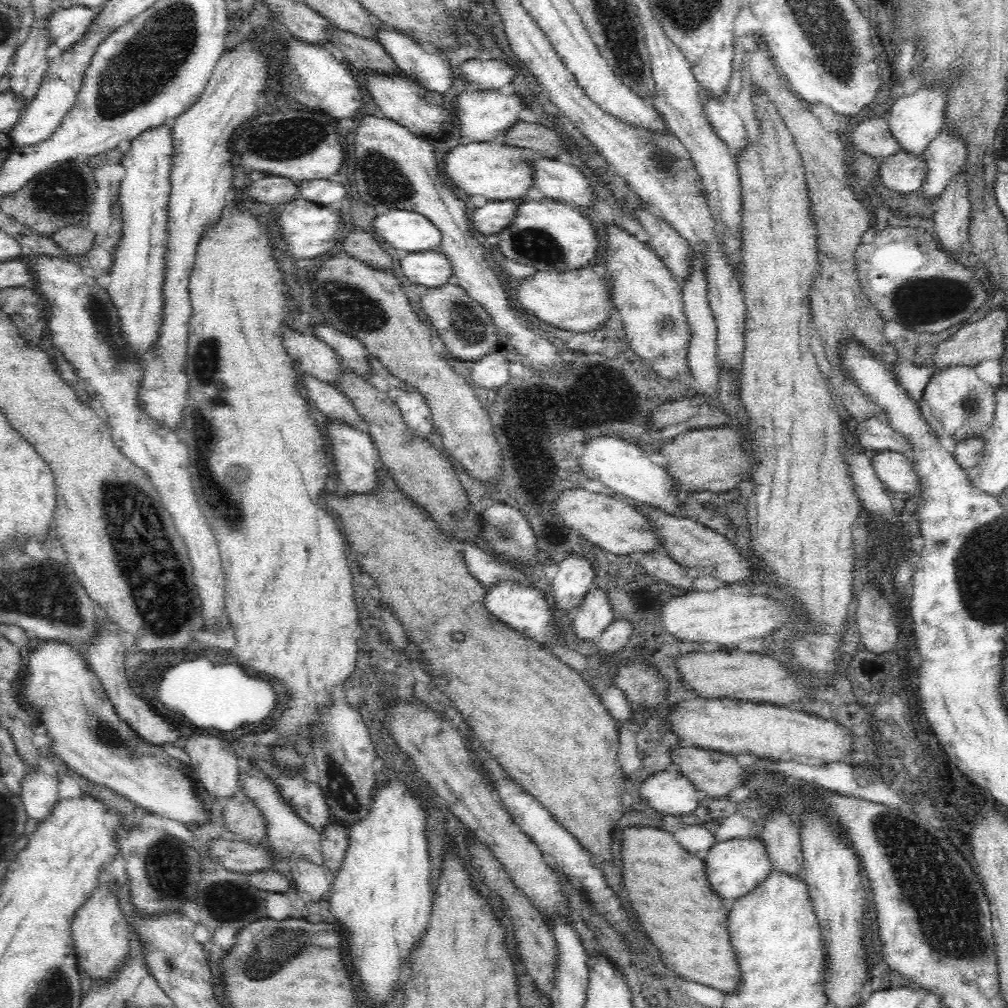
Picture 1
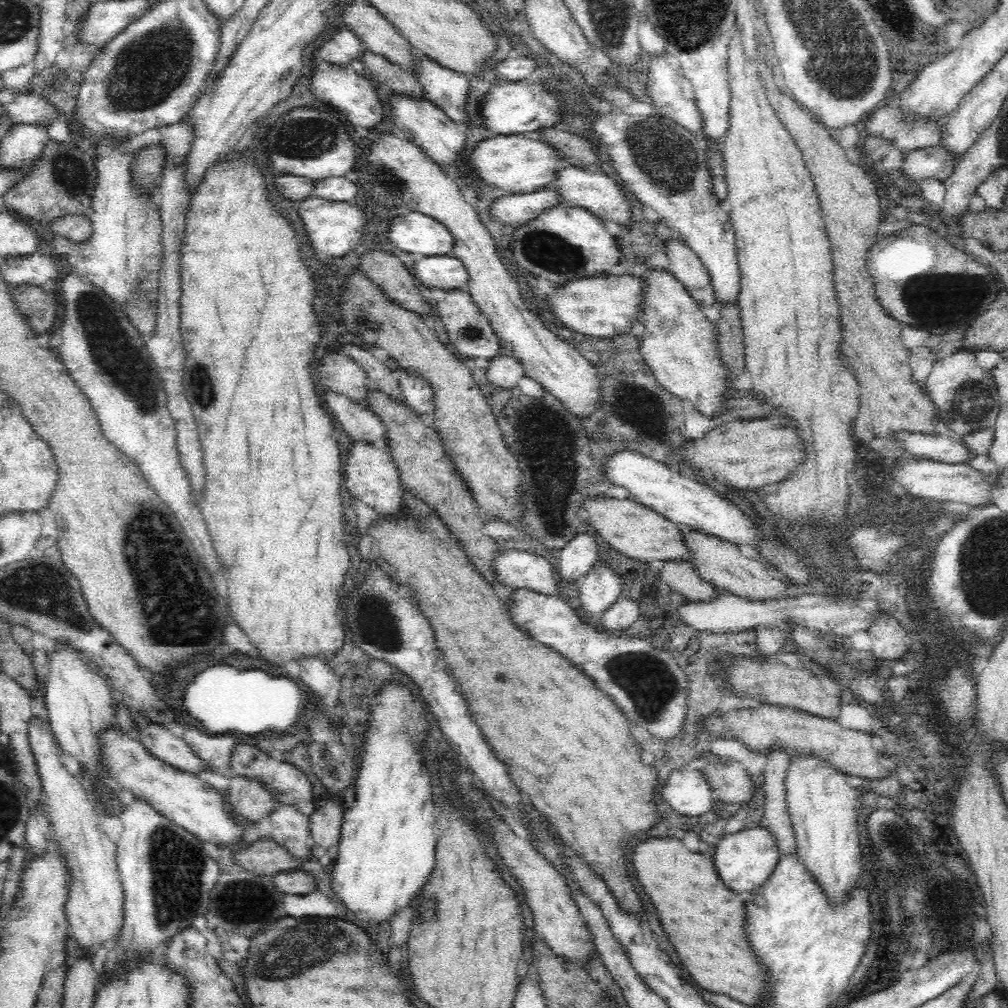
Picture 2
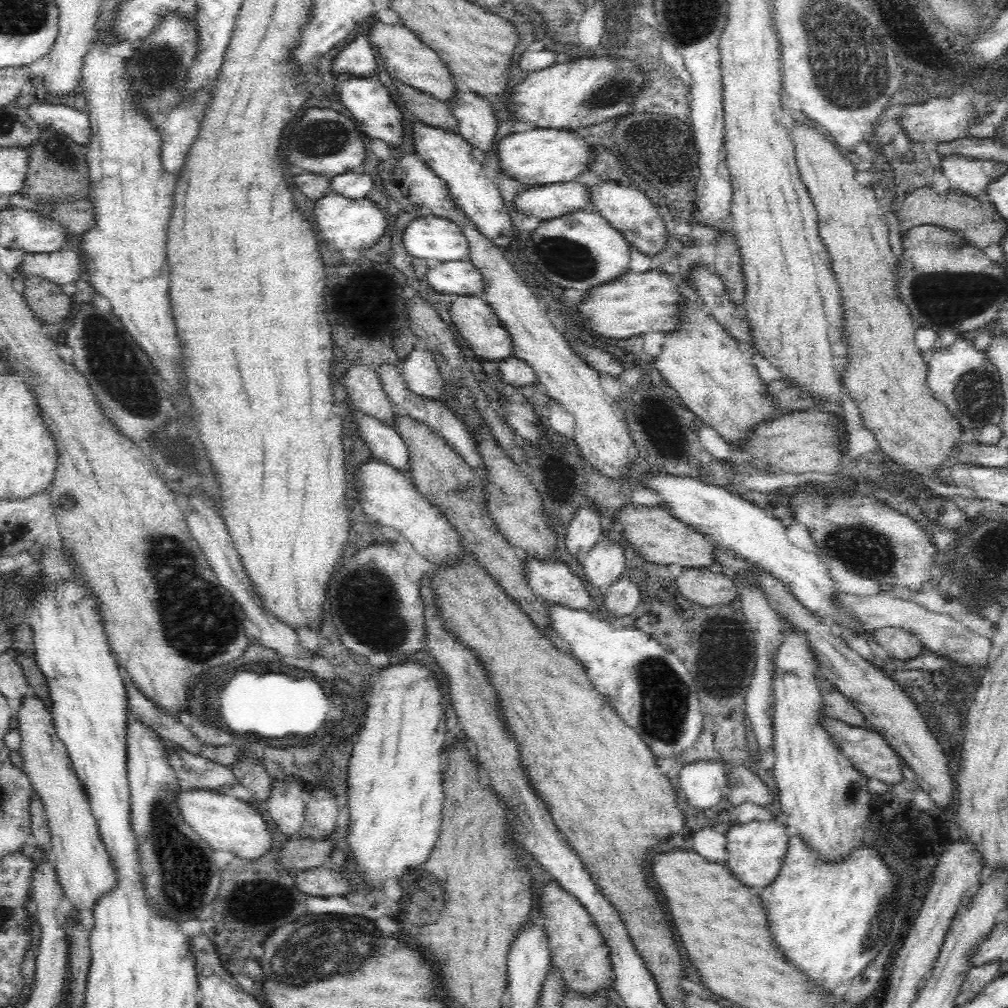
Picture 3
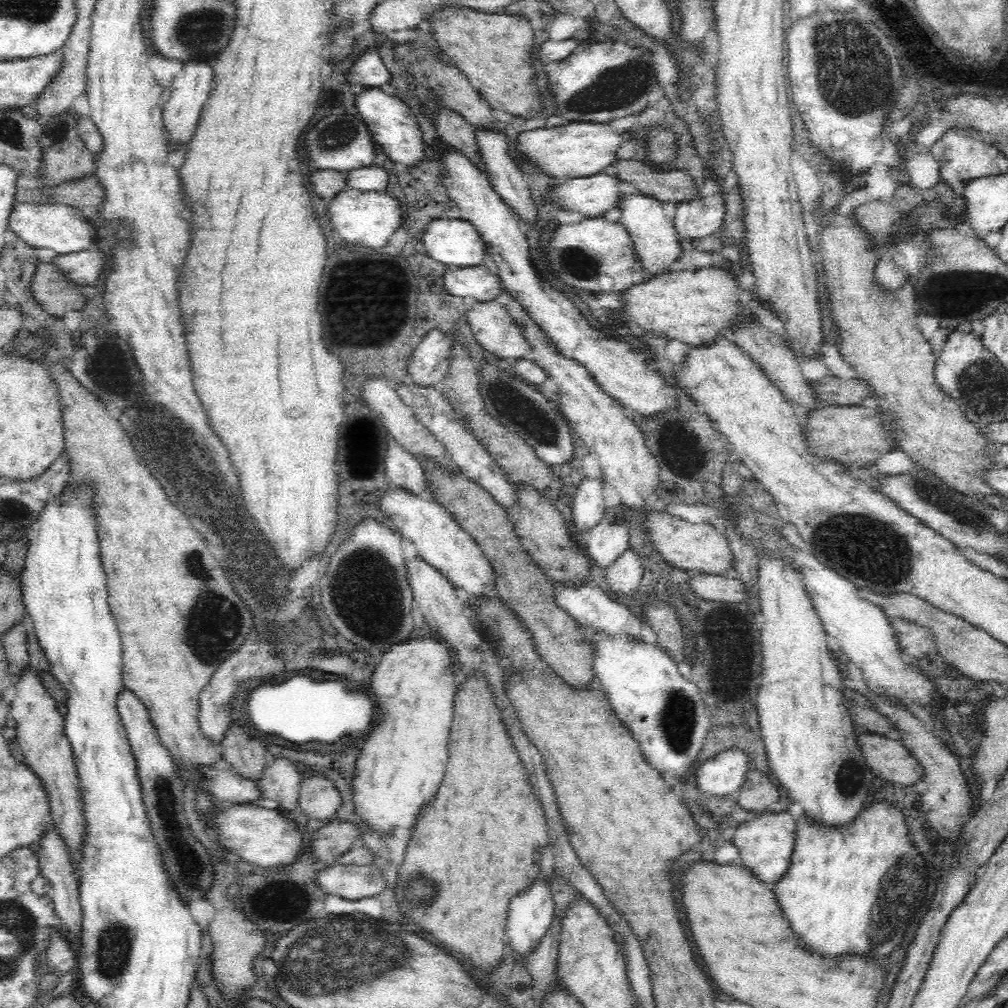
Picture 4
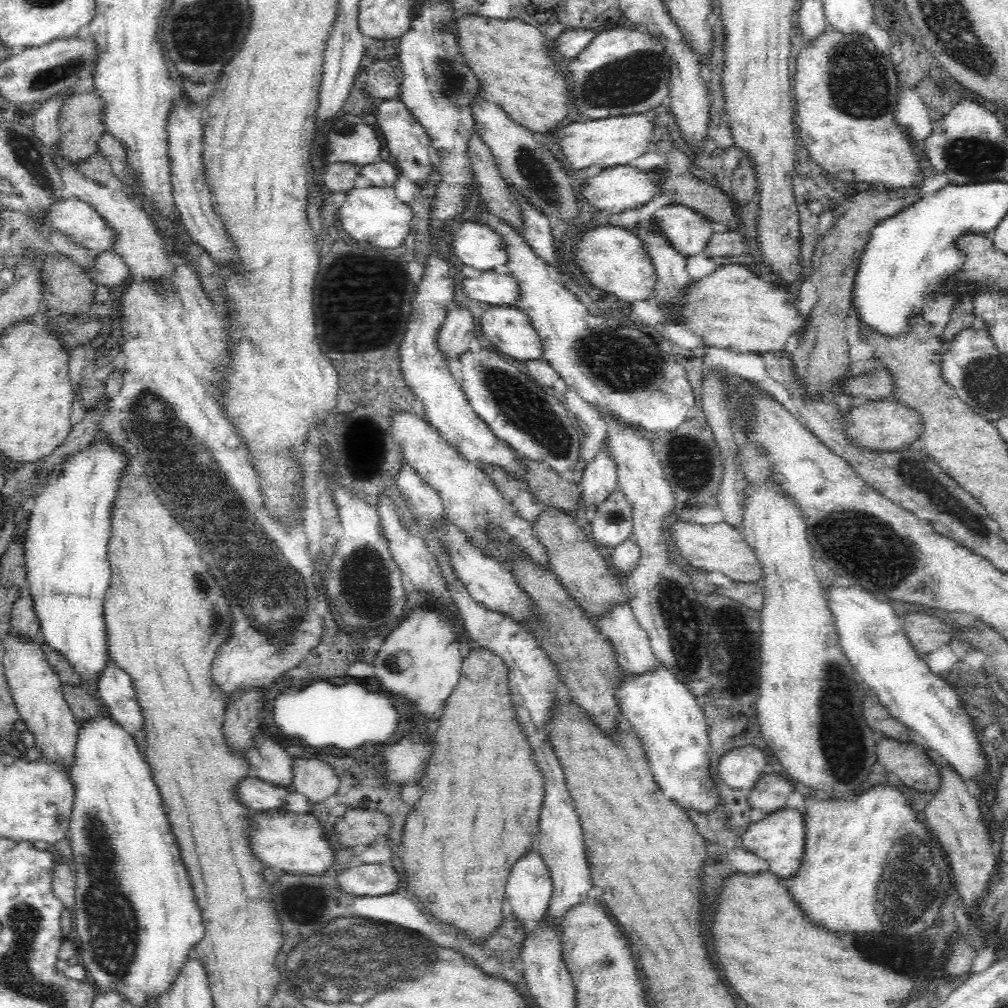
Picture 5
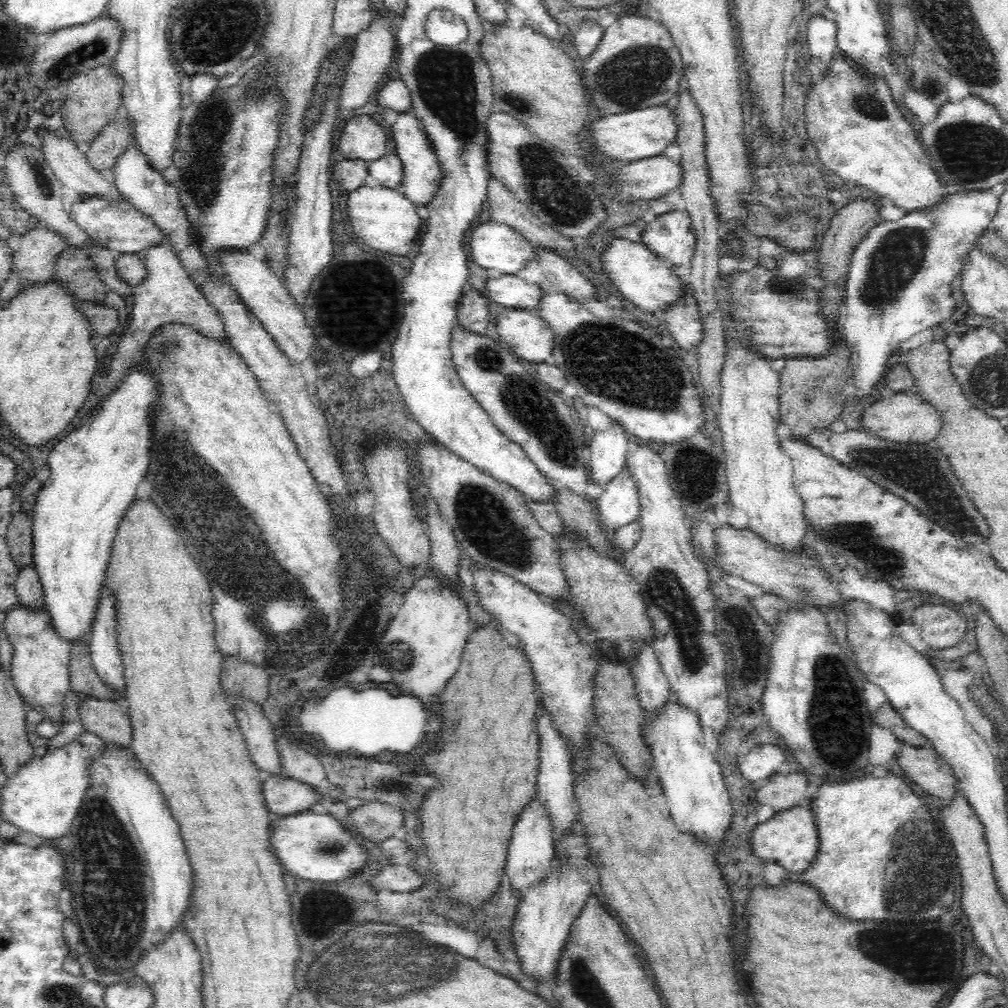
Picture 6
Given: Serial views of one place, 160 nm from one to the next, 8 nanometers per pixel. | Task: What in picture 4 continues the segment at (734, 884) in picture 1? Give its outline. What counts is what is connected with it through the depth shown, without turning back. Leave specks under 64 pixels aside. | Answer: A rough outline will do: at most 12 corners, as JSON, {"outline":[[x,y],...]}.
{"outline":[[784,811],[733,830],[739,864],[773,886],[784,876],[796,823]]}

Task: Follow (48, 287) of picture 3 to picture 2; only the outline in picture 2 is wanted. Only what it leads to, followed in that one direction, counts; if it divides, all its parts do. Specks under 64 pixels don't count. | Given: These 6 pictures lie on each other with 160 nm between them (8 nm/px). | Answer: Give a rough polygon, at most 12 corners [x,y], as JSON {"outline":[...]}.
{"outline":[[21,284],[10,297],[36,336],[52,328],[55,291]]}

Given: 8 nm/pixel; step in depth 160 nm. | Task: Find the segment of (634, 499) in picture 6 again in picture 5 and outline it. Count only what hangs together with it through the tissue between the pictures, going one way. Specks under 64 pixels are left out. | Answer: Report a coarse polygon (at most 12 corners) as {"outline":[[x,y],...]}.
{"outline":[[616,489],[596,509],[592,539],[618,548],[633,534],[632,508]]}

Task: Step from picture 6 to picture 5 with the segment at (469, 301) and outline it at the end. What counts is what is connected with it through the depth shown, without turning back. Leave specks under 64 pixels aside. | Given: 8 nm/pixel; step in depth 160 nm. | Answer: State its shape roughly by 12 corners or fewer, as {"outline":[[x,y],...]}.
{"outline":[[460,306],[438,328],[438,349],[462,382],[461,354],[478,330]]}

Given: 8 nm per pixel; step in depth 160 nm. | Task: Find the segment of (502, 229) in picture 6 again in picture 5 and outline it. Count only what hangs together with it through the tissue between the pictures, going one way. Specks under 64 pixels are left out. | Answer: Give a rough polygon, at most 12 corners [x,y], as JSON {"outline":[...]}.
{"outline":[[484,223],[449,234],[450,256],[476,270],[506,265],[506,245]]}

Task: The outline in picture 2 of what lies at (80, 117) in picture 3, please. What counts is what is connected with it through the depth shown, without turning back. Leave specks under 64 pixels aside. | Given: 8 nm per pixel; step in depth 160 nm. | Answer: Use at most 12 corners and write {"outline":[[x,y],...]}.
{"outline":[[32,92],[2,104],[14,125],[40,124],[70,117]]}

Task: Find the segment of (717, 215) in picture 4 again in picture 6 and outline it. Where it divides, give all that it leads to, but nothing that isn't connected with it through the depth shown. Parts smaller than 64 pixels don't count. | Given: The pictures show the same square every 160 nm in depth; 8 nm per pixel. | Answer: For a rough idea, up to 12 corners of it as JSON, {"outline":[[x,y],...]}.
{"outline":[[686,210],[657,216],[640,240],[681,270],[696,235]]}

